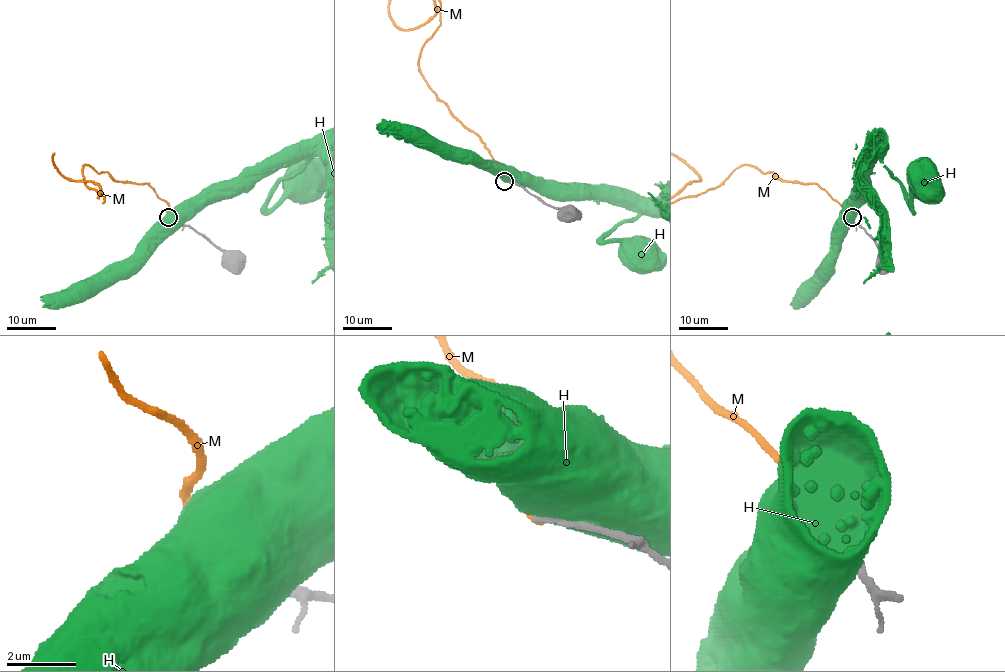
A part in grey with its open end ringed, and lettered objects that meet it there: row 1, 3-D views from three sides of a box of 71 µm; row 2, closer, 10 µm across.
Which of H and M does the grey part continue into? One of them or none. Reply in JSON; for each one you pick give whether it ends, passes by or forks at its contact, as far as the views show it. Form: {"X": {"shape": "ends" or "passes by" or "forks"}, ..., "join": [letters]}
{"join": []}

